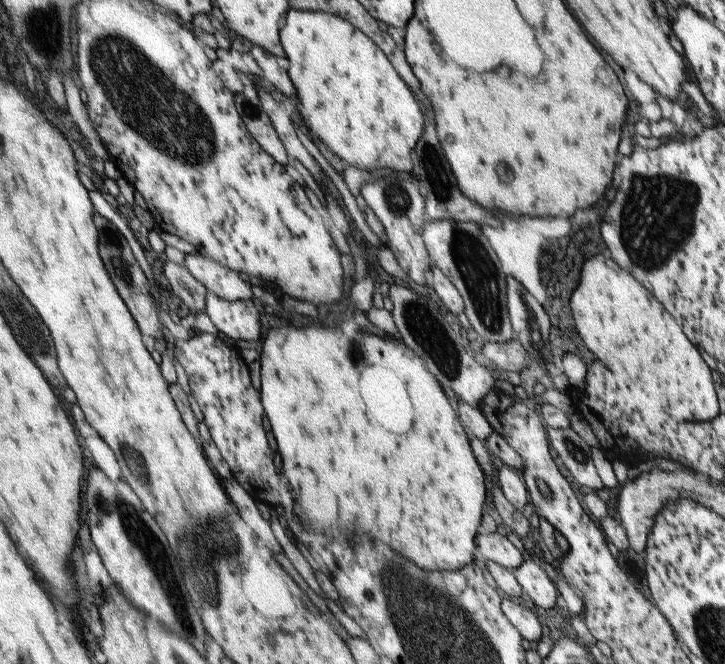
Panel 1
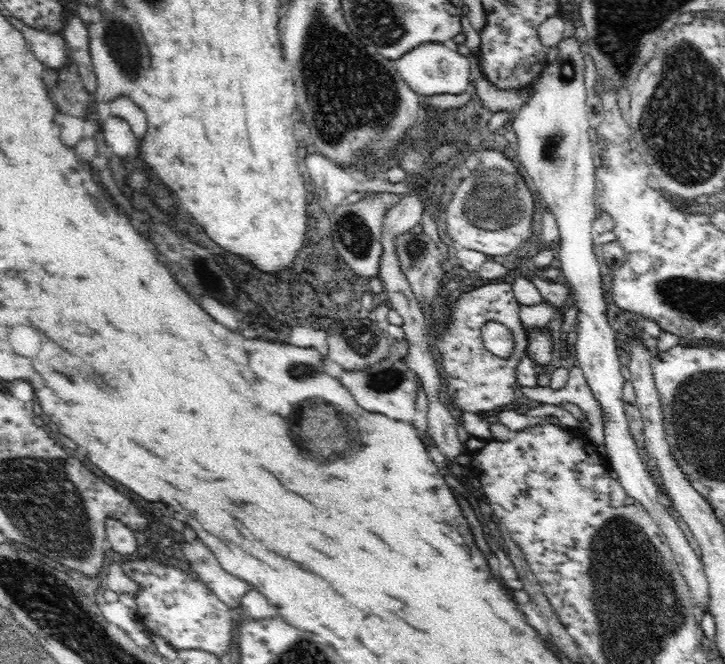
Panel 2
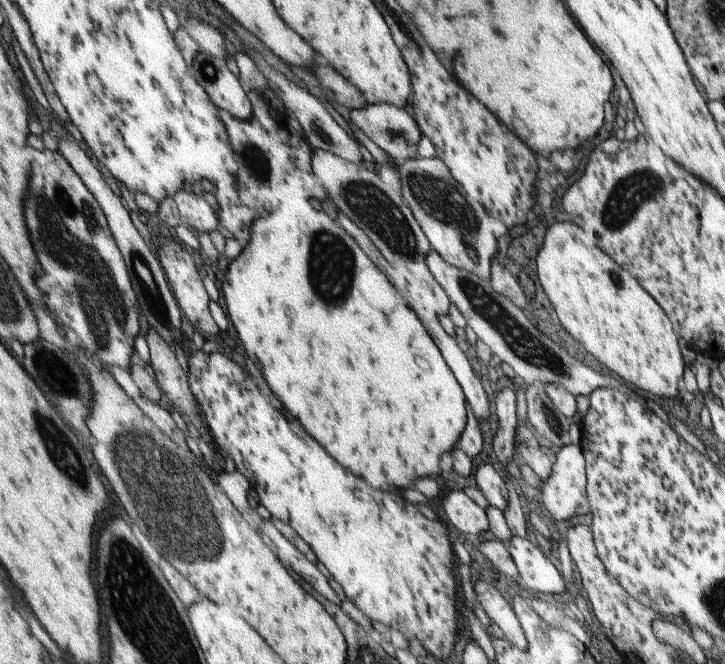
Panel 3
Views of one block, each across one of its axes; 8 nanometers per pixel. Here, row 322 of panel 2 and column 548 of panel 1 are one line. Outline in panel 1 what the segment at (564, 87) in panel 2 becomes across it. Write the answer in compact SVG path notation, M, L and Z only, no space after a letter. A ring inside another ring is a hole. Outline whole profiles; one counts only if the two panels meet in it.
M524 561L517 569L513 570L521 588L530 596L532 602L550 610L558 600L558 590L555 583L546 575L544 568L532 561Z

